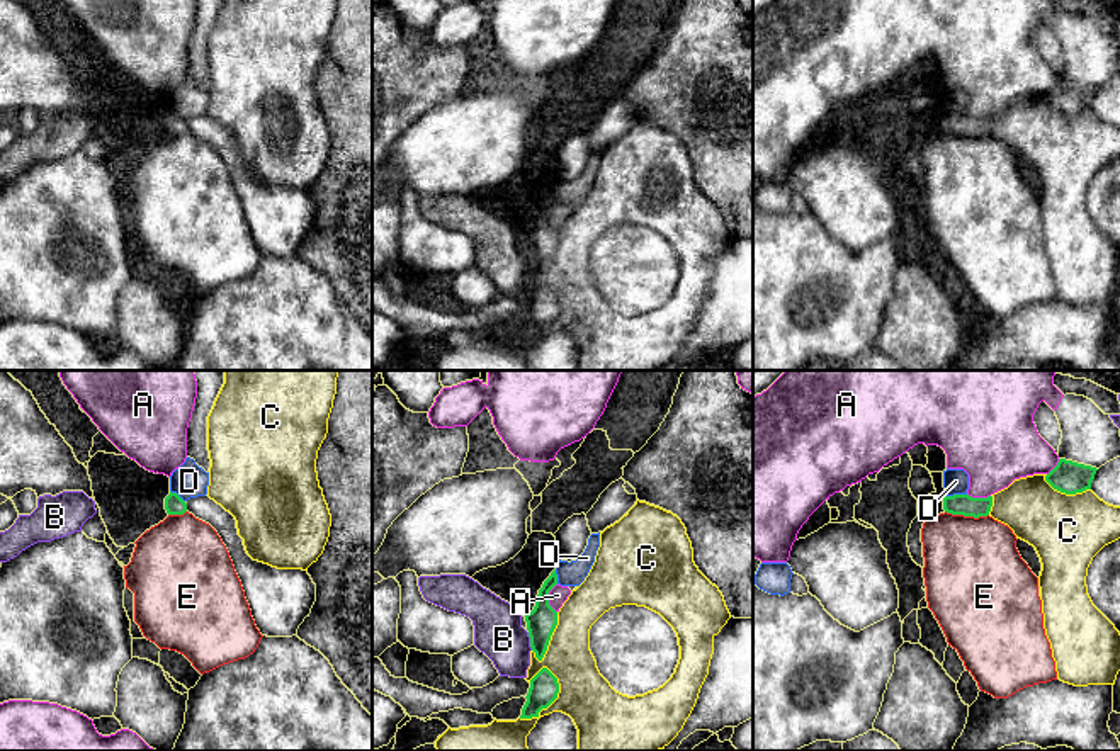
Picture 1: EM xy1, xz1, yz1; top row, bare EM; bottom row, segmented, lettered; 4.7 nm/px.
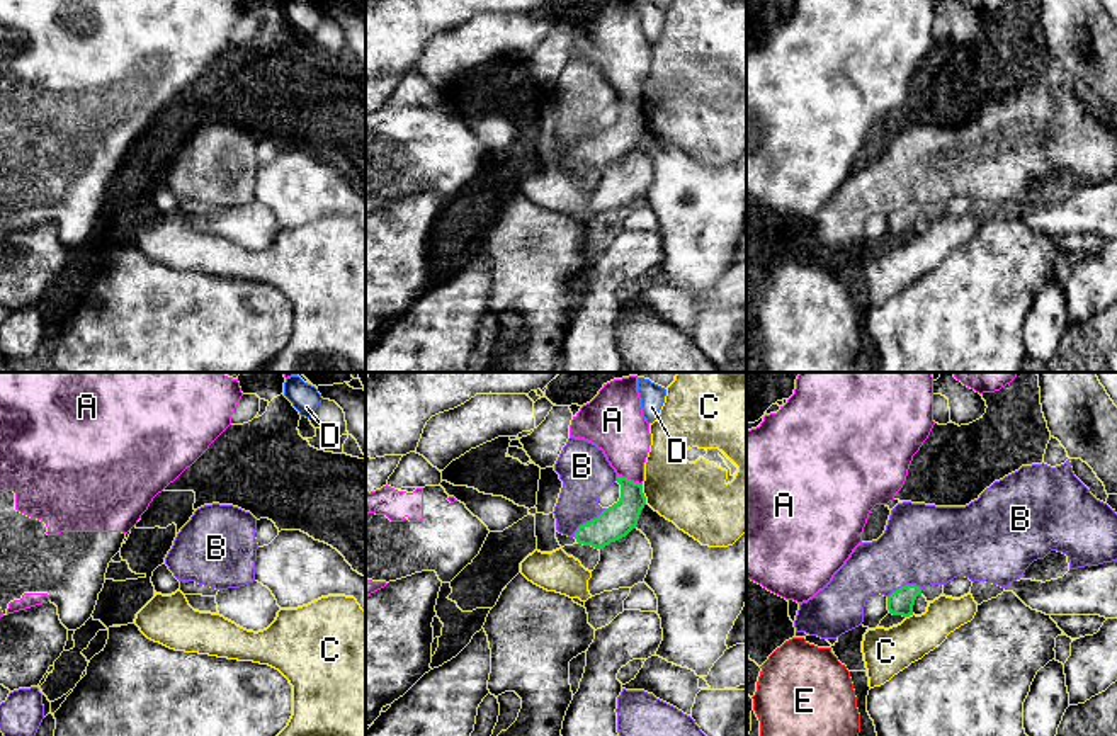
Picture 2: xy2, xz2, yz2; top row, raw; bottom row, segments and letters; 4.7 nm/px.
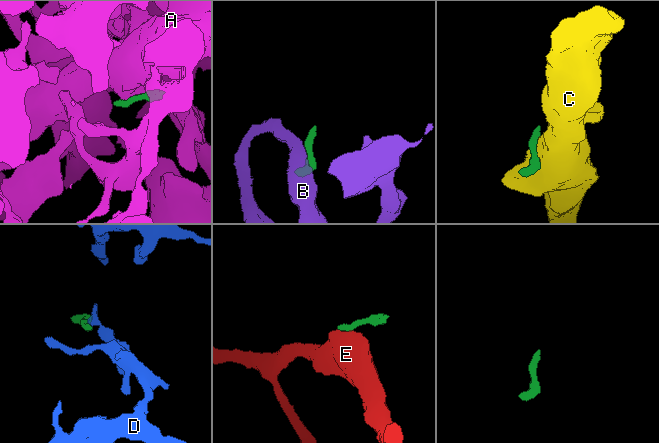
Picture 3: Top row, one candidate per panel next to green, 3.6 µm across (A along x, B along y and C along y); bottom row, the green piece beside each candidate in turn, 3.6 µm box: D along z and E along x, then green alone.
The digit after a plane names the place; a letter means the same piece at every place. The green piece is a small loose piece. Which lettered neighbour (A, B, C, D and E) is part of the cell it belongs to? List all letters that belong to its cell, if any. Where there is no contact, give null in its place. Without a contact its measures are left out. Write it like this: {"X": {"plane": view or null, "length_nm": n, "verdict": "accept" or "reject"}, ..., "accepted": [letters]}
{"A": {"plane": "xz1", "length_nm": 140, "verdict": "reject"}, "B": {"plane": "xz2", "length_nm": 200, "verdict": "reject"}, "C": {"plane": "xz1", "length_nm": 280, "verdict": "reject"}, "D": {"plane": "yz1", "length_nm": 110, "verdict": "reject"}, "E": {"plane": "yz1", "length_nm": 200, "verdict": "reject"}, "accepted": []}

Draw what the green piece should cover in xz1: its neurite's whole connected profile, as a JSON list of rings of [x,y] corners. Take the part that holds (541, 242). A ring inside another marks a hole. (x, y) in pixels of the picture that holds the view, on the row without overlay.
[[[554,189],[551,195],[544,200],[542,207],[539,209],[534,229],[525,234],[530,267],[539,280],[542,280],[551,255],[557,245],[557,231],[549,224],[549,211],[556,204],[557,204],[557,194]]]

